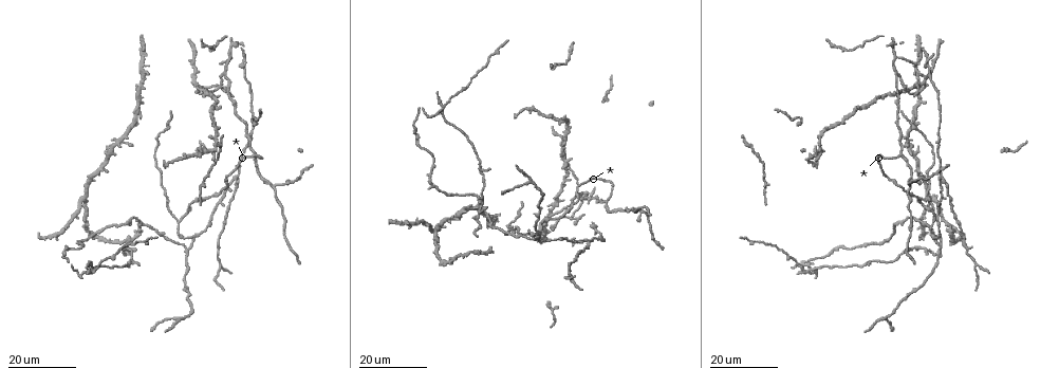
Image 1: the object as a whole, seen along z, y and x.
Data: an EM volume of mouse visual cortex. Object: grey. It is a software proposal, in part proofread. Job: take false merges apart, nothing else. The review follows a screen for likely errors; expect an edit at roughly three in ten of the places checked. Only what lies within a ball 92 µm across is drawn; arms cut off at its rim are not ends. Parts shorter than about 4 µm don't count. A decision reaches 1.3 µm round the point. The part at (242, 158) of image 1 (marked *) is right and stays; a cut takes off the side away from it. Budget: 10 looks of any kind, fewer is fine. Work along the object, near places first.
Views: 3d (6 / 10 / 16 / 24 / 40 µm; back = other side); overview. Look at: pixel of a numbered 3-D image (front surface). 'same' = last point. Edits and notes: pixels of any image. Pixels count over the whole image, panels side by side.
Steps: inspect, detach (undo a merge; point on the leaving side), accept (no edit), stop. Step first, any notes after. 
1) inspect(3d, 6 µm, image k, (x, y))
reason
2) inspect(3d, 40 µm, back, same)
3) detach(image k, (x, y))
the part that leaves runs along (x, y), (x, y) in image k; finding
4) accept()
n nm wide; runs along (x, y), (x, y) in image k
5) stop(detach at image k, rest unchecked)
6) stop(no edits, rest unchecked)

inspect(3d, 16 µm, image 1, (250, 119))

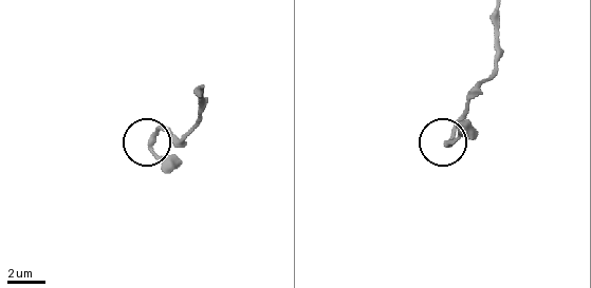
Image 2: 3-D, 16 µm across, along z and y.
inspect(3d, 6 µm, image 2, (448, 143))

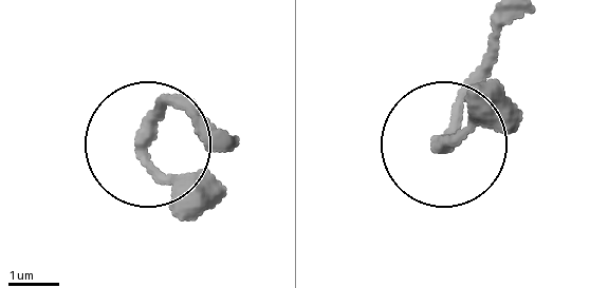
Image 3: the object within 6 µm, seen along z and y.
inspect(3d, 6 µm, back, image 3, (444, 144))
other side

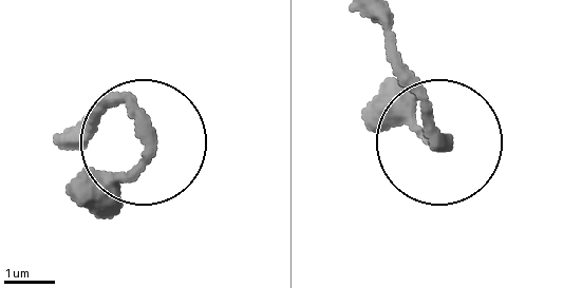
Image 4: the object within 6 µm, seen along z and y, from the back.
accept()
250 nm wide; one neuron here

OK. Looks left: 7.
inspect(3d, 24 µm, image 1, (202, 183))
a fork

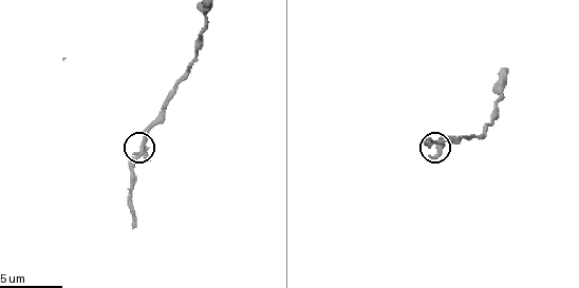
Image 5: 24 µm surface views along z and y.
inspect(3d, 6 µm, image 5, (440, 142))
zoom in

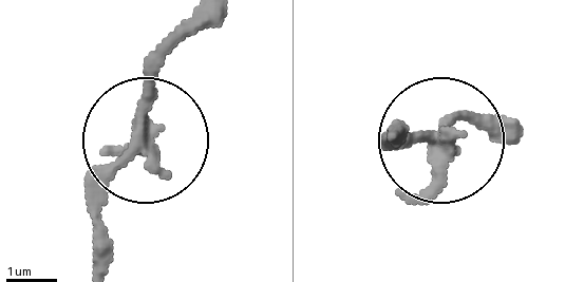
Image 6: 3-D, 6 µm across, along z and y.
accept()
one neuron here

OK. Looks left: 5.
inspect(3d, 24 µm, image 1, (942, 185))
side arm on a straight run

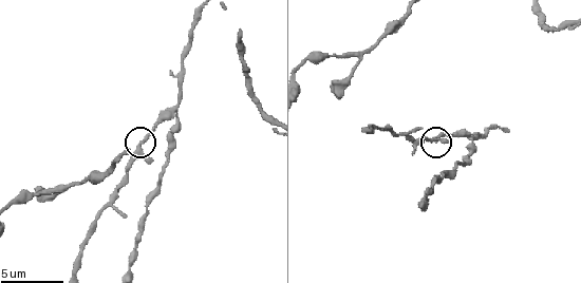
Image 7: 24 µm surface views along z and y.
inspect(3d, 10 µm, image 7, (137, 145))
closer look

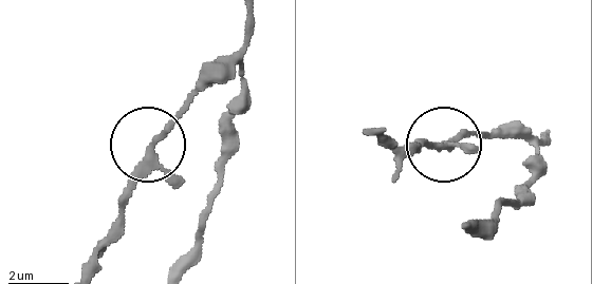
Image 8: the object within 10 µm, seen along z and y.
accept()
all the same neuron

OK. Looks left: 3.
inspect(3d, 16 µm, image 1, (185, 248))
two arms at a narrow angle

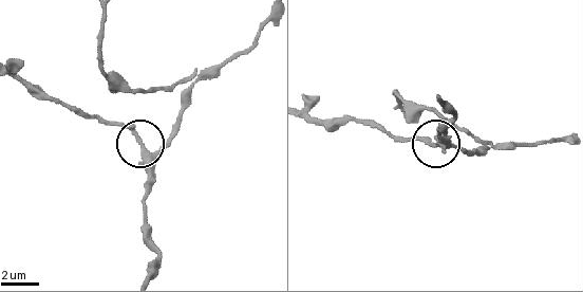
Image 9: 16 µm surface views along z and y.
inspect(3d, 10 µm, image 9, (146, 149))

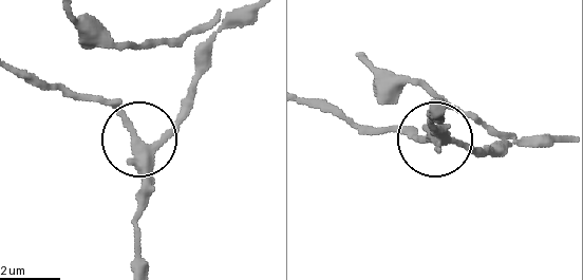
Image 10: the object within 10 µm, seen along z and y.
detach(image 10, (120, 111))
280 nm wide; the part that leaves runs along (140, 148), (133, 128), (104, 103), (13, 73) in image 10; two neurons meet here

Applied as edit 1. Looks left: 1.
stop(detach at image 10, rest unchecked)

